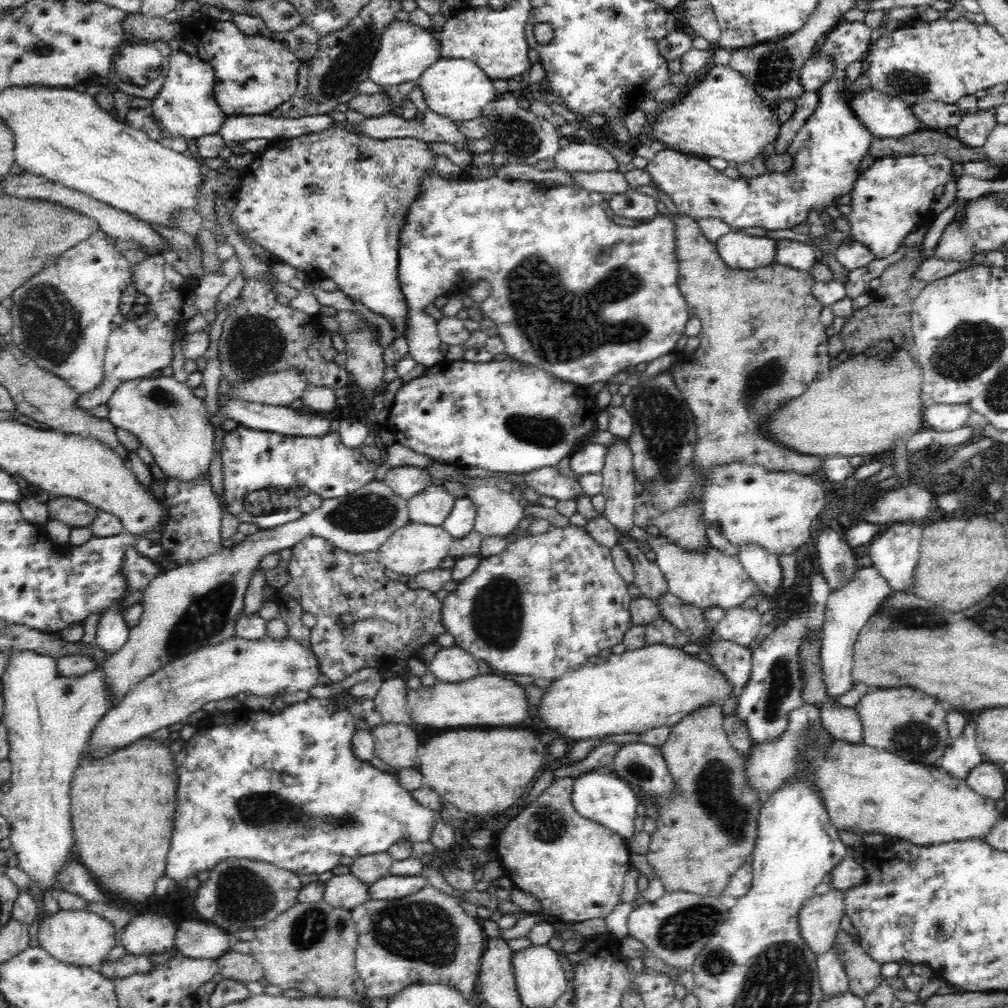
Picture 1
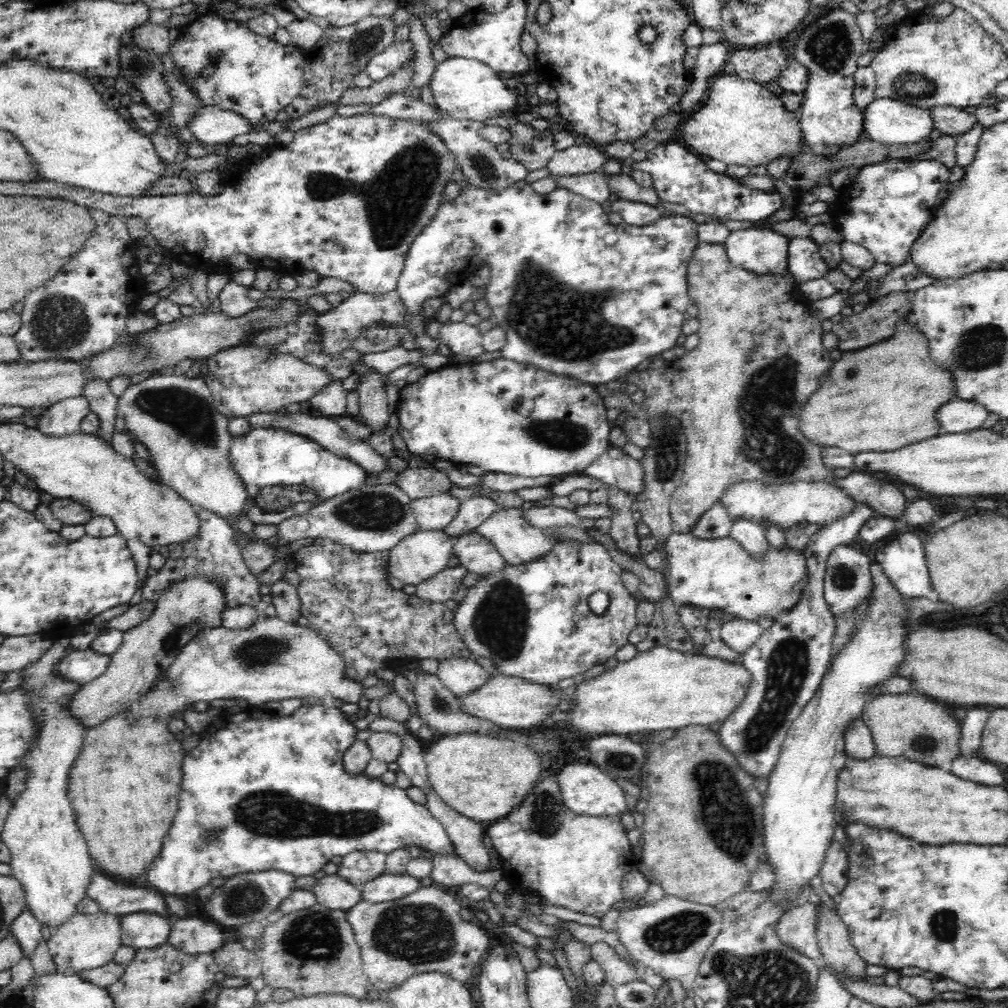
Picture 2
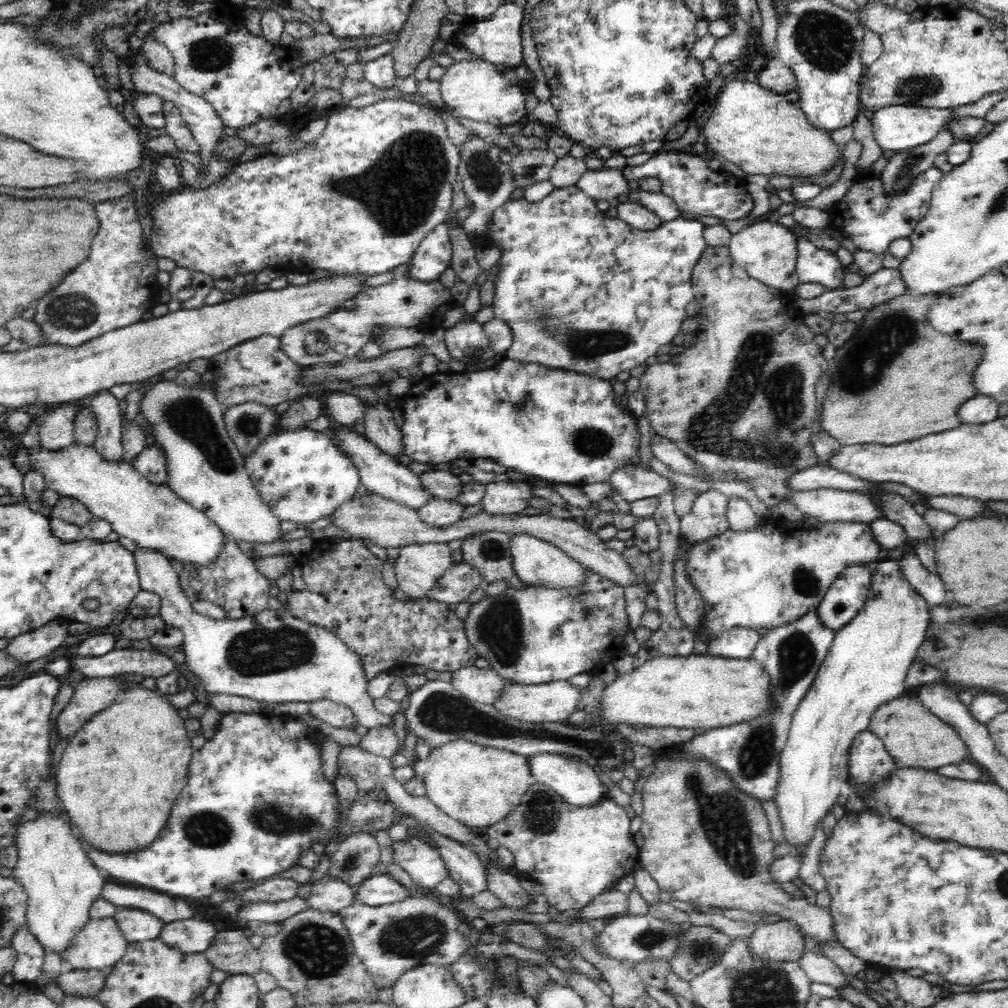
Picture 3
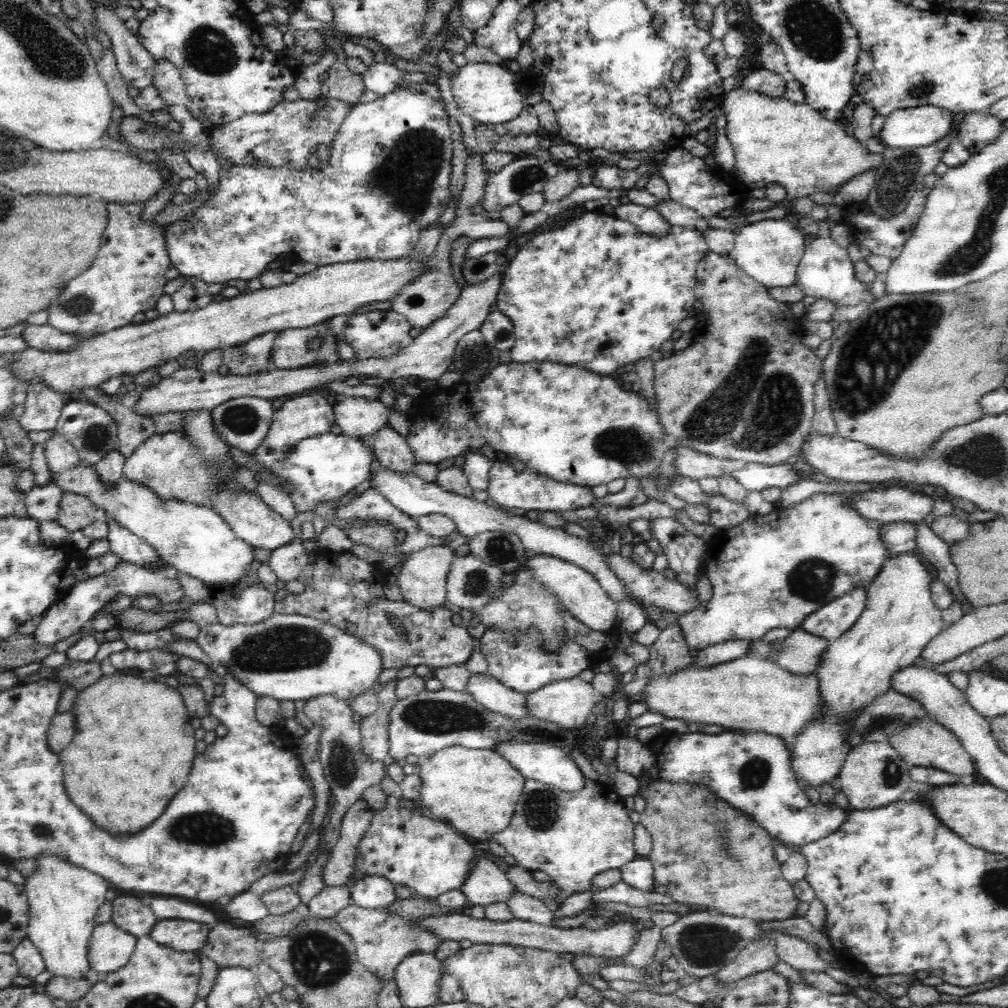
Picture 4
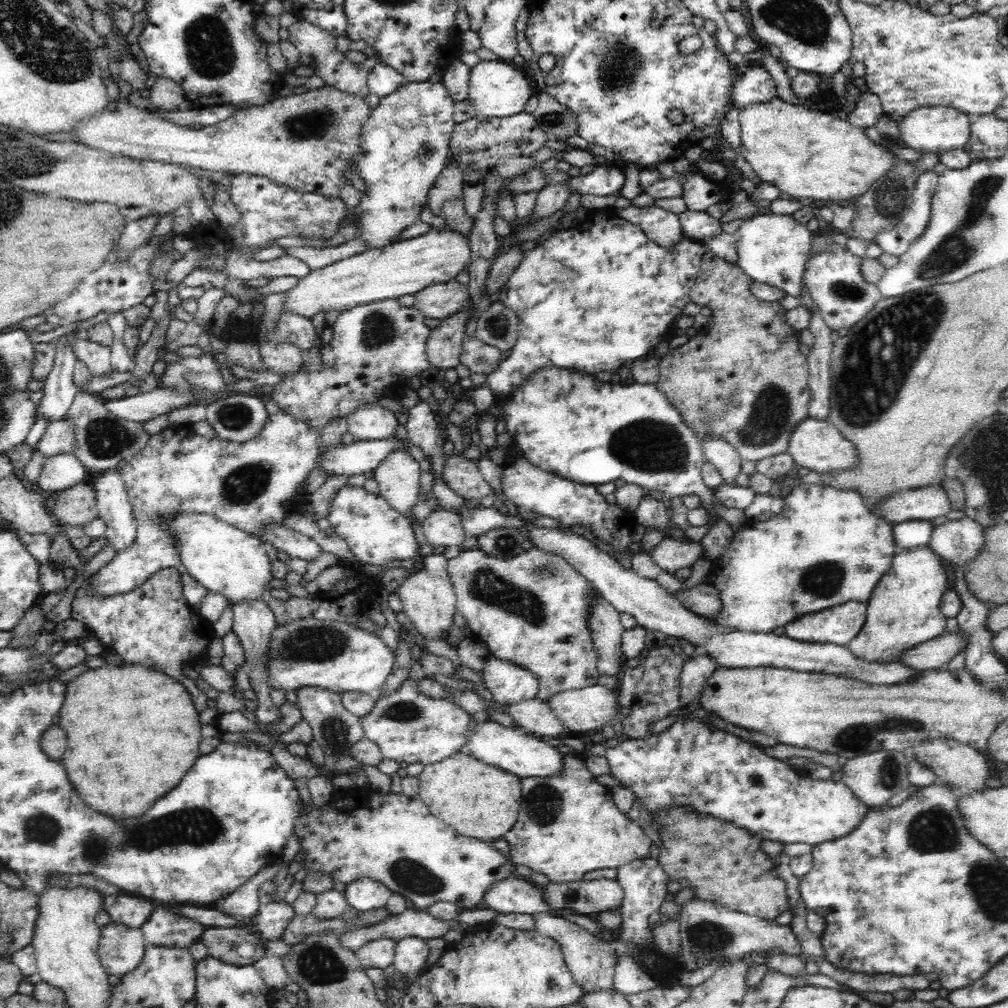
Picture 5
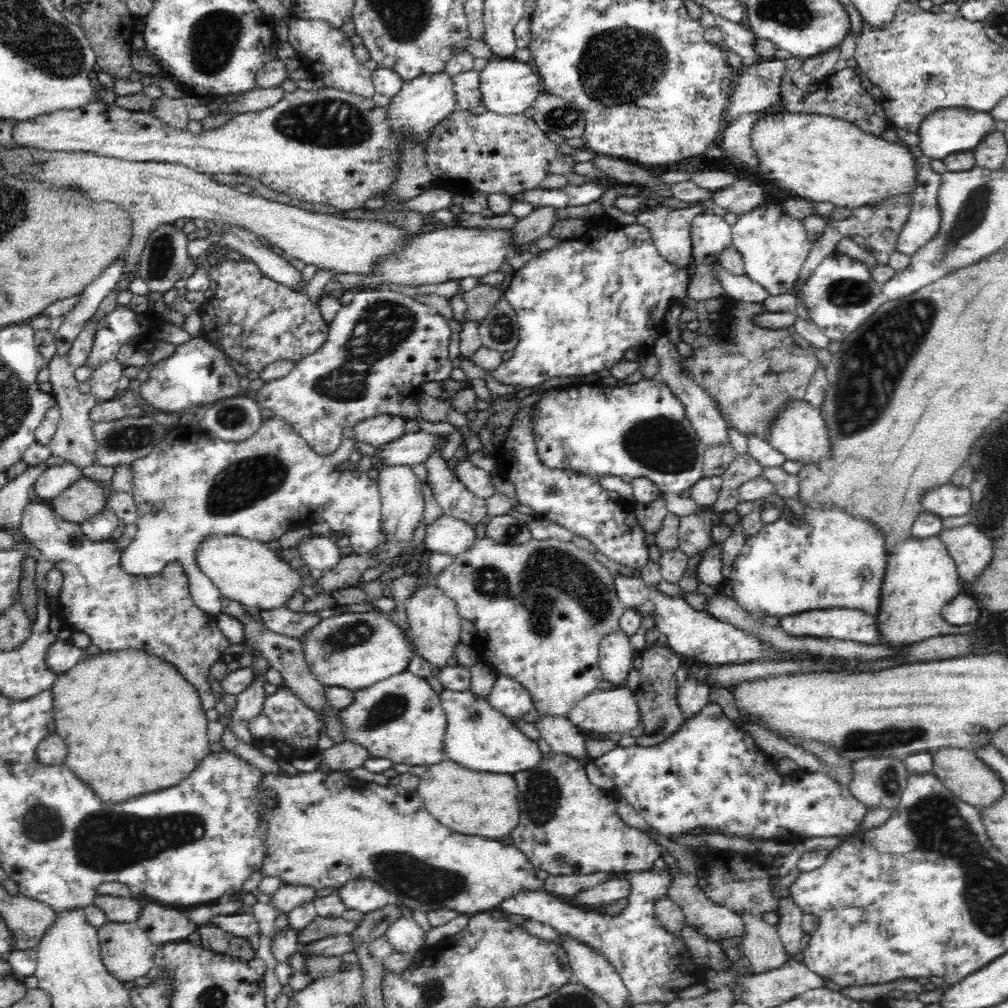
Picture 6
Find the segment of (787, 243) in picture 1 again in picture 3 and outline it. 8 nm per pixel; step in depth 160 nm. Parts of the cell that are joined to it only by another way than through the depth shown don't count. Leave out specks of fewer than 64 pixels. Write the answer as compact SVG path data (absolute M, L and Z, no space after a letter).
M804 236L797 237L796 272L800 283L814 282L826 290L844 287L844 274L848 271L836 257L836 252L822 249Z

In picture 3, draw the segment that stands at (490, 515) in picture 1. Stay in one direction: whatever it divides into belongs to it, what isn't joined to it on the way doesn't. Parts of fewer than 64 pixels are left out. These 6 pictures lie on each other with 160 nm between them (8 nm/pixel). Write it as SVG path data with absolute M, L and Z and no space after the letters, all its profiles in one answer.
M514 532L509 535L509 556L512 566L522 584L540 583L552 587L570 587L577 589L583 581L583 568L580 562L572 559L560 547L551 542L540 540L527 532Z

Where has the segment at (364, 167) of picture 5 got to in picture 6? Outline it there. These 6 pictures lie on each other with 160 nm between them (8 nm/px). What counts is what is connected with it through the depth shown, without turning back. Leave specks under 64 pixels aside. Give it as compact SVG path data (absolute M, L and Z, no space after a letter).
M444 71L413 78L408 82L404 81L400 92L393 96L390 103L385 106L385 124L388 124L390 133L398 139L397 156L400 157L402 148L411 139L418 143L419 148L426 150L435 132L434 128L456 109L454 81L452 81L452 76Z

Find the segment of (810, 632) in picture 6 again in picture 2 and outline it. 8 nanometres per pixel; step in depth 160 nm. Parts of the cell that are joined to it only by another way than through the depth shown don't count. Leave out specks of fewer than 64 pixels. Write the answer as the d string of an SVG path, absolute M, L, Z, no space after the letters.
M843 544L834 548L828 556L827 569L824 577L823 591L828 608L834 618L844 615L848 610L854 610L856 605L871 594L873 578L870 575L870 558L862 551L857 550L850 544Z

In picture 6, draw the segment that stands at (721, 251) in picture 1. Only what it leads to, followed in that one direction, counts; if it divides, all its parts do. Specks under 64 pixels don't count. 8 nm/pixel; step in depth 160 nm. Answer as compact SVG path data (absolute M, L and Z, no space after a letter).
M764 200L762 205L739 216L737 222L731 226L731 229L732 244L738 249L744 259L745 274L754 282L760 284L770 296L788 293L795 286L800 269L812 248L812 241L808 240L808 234L806 229L804 229L804 225L802 225L802 221L786 214L776 201L768 203Z

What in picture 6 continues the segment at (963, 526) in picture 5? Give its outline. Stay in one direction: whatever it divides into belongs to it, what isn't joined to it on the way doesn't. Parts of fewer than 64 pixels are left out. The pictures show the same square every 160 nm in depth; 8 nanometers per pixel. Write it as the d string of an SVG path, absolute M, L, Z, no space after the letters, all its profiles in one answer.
M971 522L953 529L942 529L938 537L946 545L962 582L971 584L992 558L992 538Z

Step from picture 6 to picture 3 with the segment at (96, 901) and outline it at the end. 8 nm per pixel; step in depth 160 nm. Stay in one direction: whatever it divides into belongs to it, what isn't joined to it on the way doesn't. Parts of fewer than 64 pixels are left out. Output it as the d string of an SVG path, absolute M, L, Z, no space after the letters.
M118 908L113 917L129 944L158 939L165 925L159 918L140 909Z

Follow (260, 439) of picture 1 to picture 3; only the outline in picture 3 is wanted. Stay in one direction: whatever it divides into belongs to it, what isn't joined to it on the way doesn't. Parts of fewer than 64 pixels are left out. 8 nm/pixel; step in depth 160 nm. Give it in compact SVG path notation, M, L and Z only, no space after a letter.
M309 428L273 431L257 444L252 454L244 457L244 464L261 500L282 522L292 520L295 523L305 524L320 520L334 512L340 504L350 500L356 494L356 488L361 484L359 471L354 462L348 460L348 456L344 456L344 453L328 440L328 436Z

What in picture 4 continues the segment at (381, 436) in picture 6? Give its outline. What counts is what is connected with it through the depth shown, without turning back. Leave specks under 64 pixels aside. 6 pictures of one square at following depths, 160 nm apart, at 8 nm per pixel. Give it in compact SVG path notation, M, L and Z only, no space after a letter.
M345 397L333 404L336 424L350 437L371 436L378 427L388 424L390 410L378 399Z

